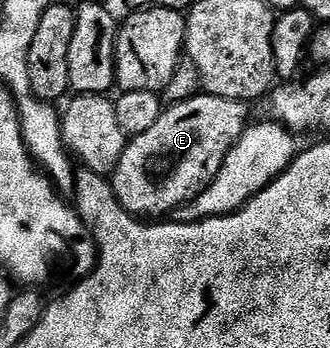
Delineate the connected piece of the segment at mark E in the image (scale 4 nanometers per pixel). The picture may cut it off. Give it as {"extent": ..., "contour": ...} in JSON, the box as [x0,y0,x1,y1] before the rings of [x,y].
{"extent":[111,93,250,217],"contour":[[[202,93],[194,99],[162,110],[155,126],[147,129],[147,133],[132,136],[126,142],[123,157],[119,157],[119,165],[111,176],[119,205],[123,205],[123,209],[134,217],[165,217],[168,211],[176,212],[198,199],[211,185],[211,181],[215,181],[219,169],[223,169],[227,153],[239,141],[246,127],[250,126],[249,107],[248,102],[240,99],[224,99]]]}

